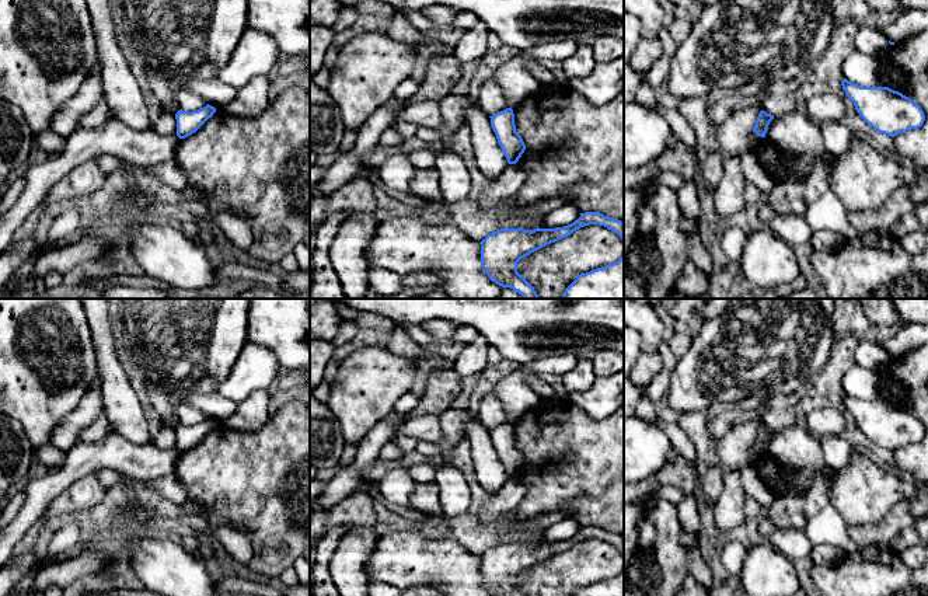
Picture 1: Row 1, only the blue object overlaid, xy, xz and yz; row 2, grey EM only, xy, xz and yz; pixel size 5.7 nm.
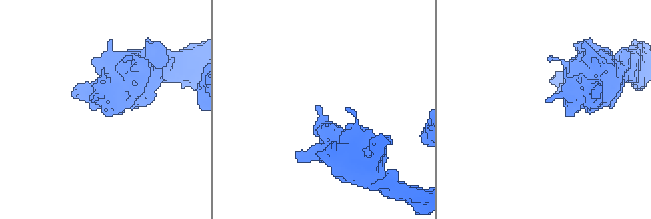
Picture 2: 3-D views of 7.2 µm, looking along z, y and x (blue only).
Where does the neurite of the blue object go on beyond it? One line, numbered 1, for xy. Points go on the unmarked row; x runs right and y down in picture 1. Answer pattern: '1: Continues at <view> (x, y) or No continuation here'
1: No continuation here

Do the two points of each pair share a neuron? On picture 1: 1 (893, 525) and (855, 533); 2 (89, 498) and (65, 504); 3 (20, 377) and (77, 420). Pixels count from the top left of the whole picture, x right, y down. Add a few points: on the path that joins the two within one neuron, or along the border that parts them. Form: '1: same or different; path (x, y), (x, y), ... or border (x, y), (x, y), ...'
1: same; path (883, 532), (865, 533)
2: same; path (83, 498), (70, 501)
3: different; border (90, 389), (79, 404), (53, 428), (51, 442)

